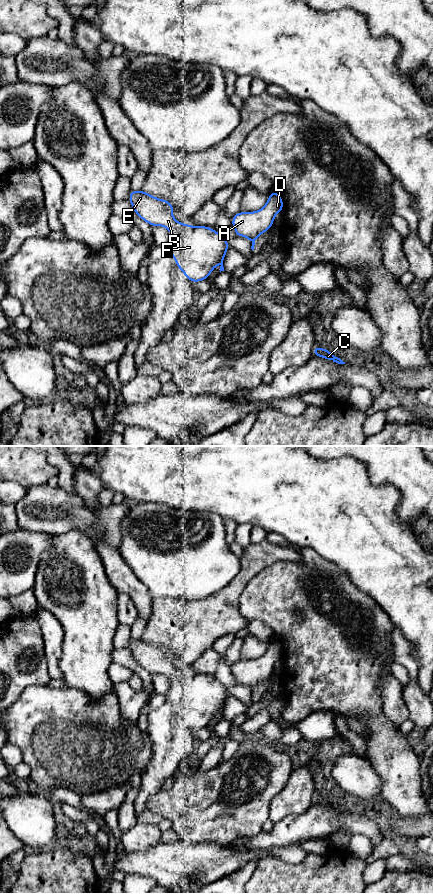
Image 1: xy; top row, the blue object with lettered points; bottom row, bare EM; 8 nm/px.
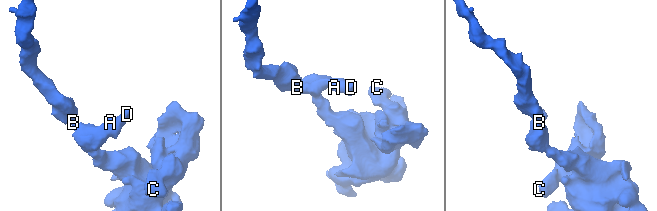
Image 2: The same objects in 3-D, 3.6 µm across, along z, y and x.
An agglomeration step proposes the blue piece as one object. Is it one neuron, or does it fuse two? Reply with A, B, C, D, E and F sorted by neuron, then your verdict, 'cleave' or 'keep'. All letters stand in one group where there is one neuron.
A B C D E F | keep

